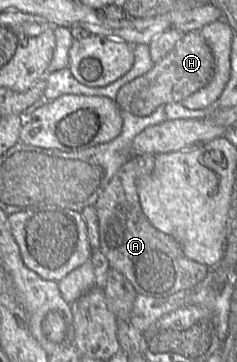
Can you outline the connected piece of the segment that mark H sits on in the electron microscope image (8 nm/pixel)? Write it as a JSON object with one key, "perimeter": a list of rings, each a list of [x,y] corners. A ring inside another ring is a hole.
{"perimeter":[[[199,31],[183,34],[176,46],[146,74],[135,78],[120,88],[116,103],[121,110],[145,117],[159,106],[182,102],[191,94],[205,87],[214,74],[214,58]]]}

